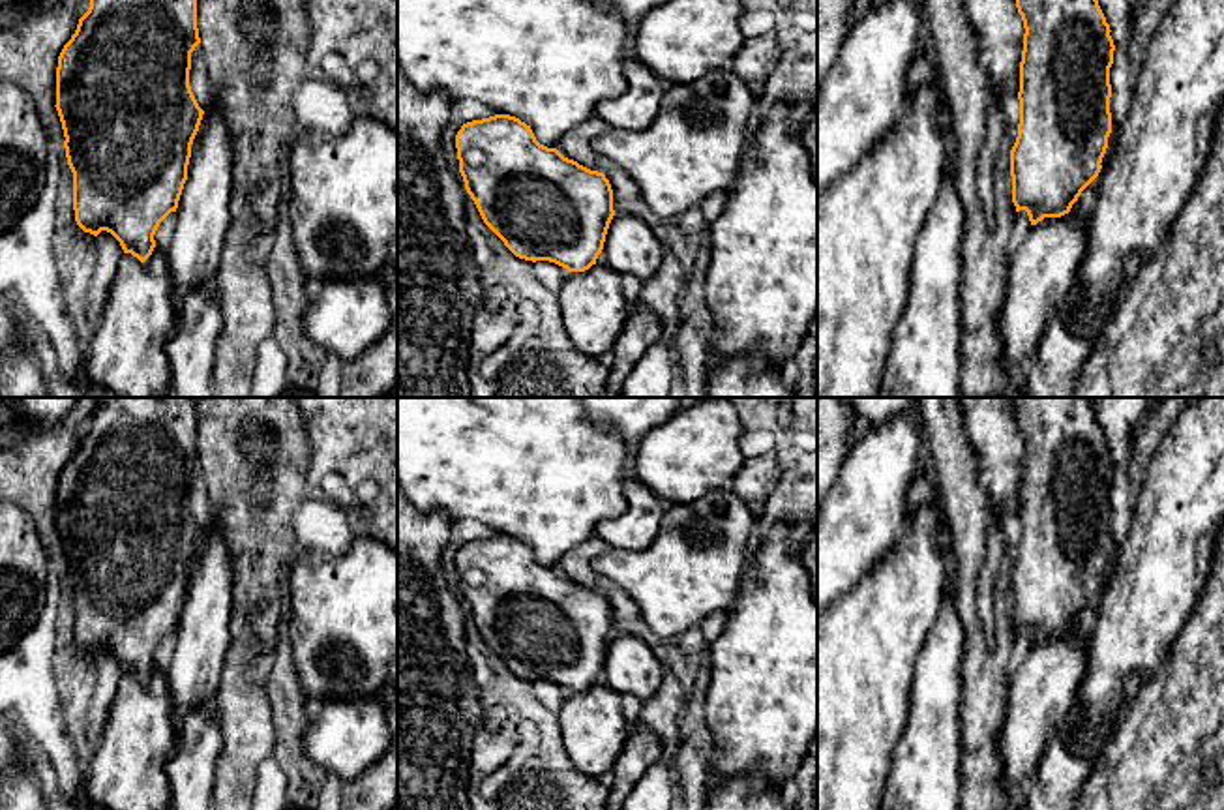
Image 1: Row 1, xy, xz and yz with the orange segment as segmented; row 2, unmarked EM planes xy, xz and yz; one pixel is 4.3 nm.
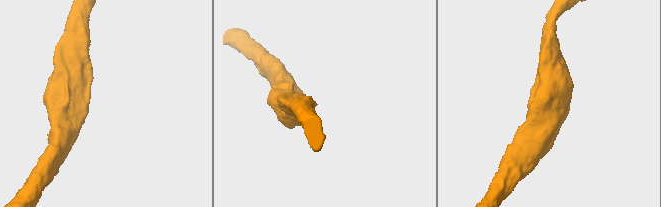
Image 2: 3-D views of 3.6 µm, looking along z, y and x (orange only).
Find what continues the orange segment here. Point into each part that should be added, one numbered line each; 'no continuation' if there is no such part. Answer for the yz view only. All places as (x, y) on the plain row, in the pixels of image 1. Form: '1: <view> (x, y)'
no continuation

